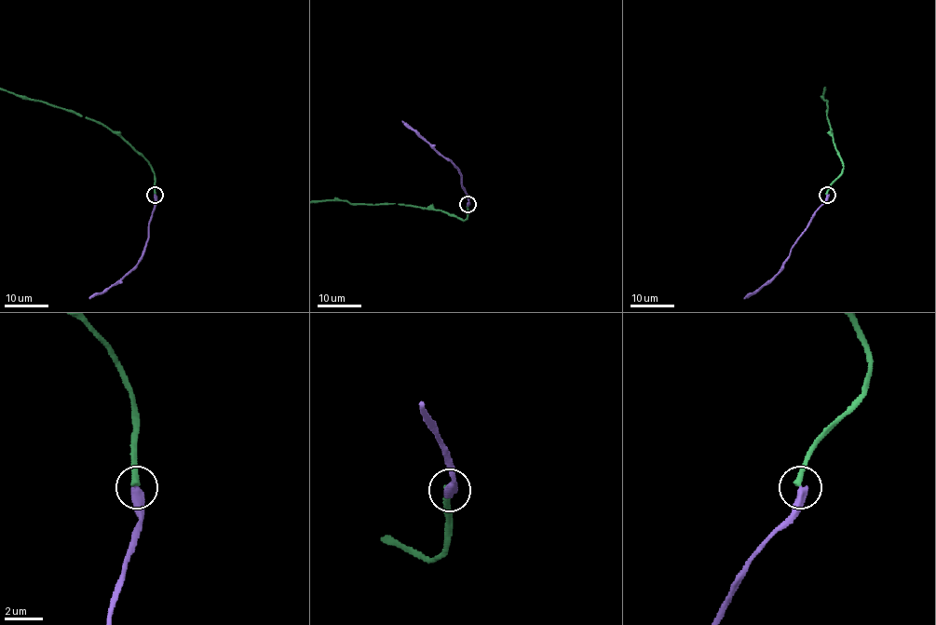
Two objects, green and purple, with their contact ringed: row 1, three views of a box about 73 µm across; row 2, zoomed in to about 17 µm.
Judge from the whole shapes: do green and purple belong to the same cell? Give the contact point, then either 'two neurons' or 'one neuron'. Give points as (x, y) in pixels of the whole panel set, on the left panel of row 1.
(155, 195) | two neurons

